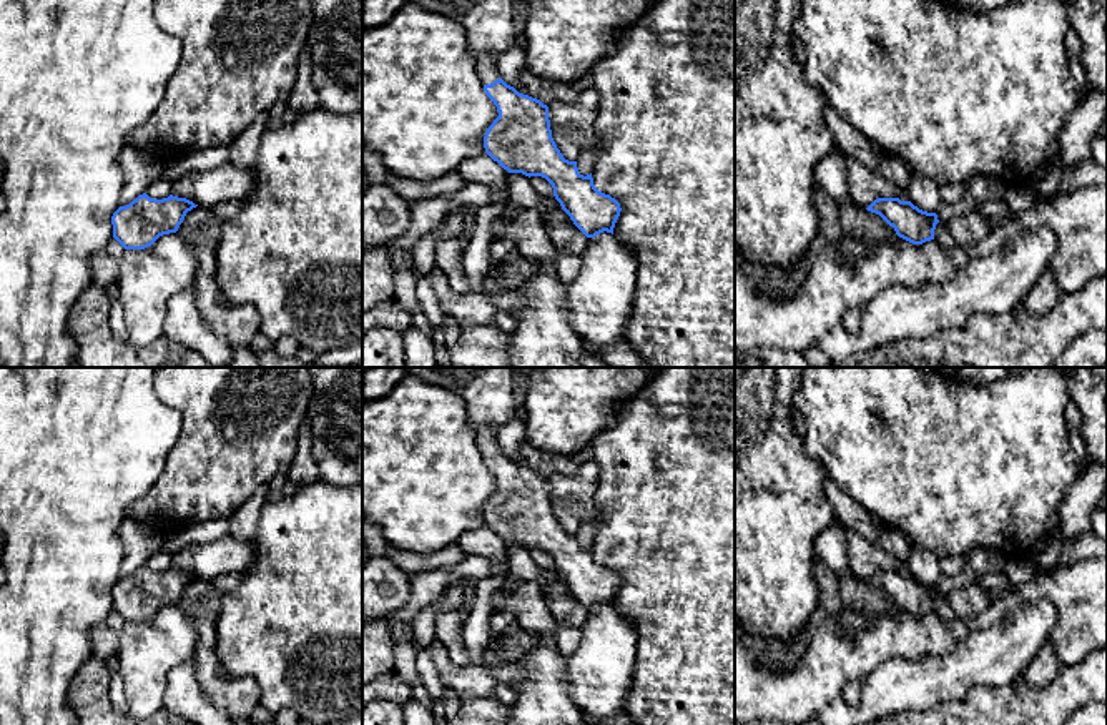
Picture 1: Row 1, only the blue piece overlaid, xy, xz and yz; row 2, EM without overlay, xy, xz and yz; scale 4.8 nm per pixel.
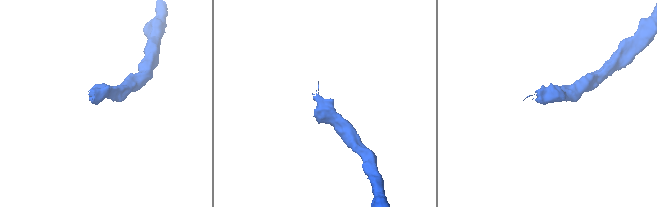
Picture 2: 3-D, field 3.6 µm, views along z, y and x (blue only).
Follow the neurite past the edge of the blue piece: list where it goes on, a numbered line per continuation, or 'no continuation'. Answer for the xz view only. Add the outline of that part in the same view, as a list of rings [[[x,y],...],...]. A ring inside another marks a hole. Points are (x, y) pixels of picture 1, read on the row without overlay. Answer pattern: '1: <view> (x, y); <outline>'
1: xz (487, 444); [[[484,429],[477,432],[477,449],[480,451],[482,457],[490,457],[500,451],[497,442],[497,434],[490,429]]]

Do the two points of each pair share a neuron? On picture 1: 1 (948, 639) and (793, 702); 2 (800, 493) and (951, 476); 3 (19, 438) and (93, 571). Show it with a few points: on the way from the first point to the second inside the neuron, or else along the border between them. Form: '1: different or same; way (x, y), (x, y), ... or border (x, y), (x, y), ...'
1: same; way (910, 639), (865, 641), (831, 664)
2: different; border (803, 444), (803, 449), (828, 476)
3: same; way (52, 471), (55, 474), (55, 507), (60, 537)

